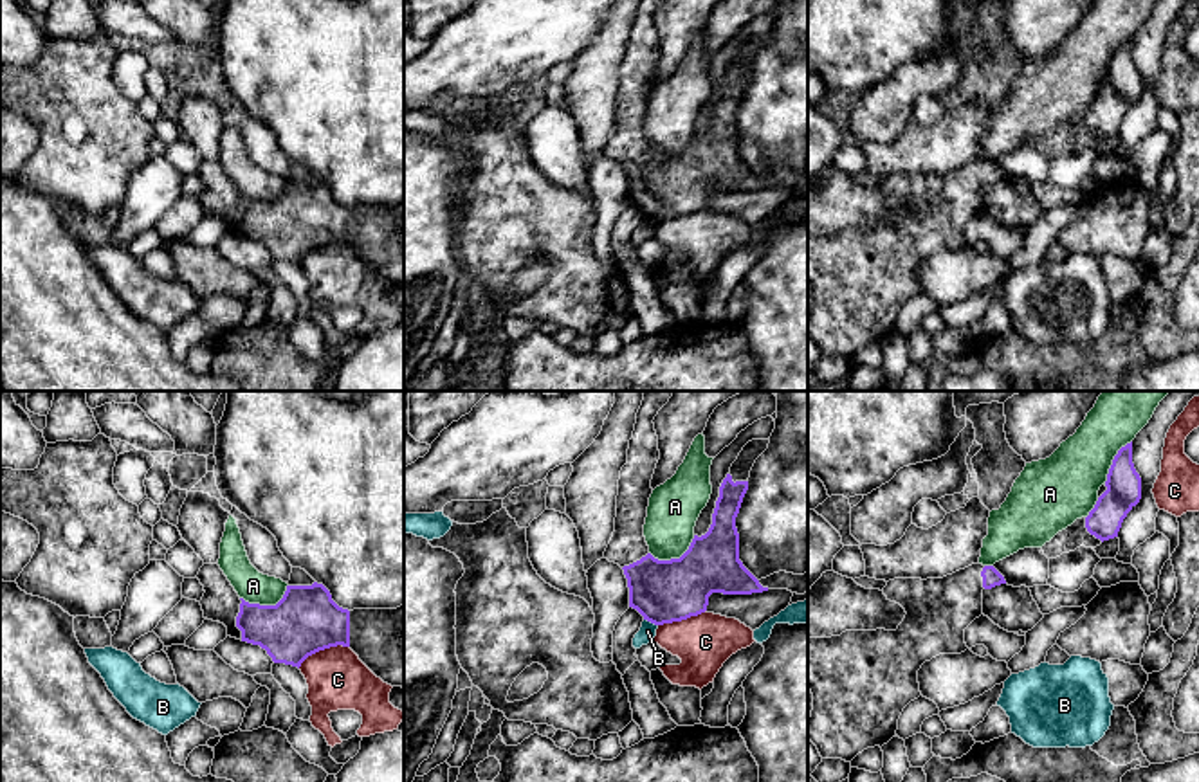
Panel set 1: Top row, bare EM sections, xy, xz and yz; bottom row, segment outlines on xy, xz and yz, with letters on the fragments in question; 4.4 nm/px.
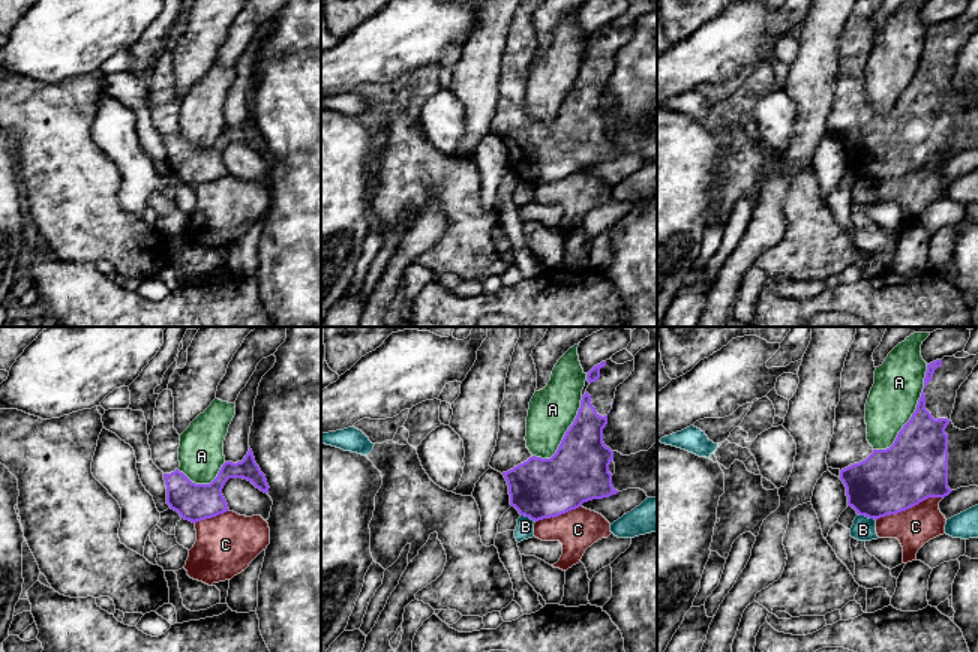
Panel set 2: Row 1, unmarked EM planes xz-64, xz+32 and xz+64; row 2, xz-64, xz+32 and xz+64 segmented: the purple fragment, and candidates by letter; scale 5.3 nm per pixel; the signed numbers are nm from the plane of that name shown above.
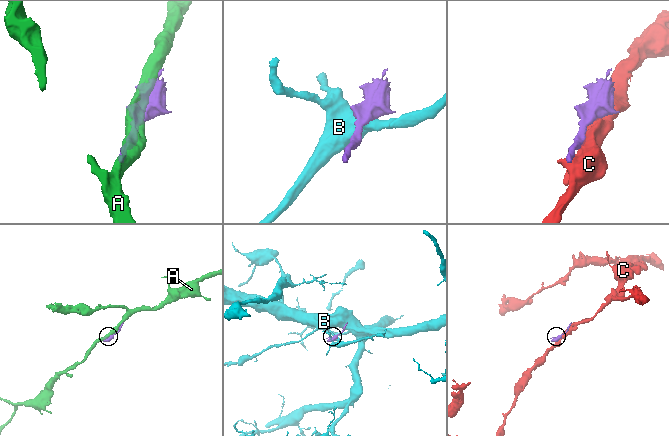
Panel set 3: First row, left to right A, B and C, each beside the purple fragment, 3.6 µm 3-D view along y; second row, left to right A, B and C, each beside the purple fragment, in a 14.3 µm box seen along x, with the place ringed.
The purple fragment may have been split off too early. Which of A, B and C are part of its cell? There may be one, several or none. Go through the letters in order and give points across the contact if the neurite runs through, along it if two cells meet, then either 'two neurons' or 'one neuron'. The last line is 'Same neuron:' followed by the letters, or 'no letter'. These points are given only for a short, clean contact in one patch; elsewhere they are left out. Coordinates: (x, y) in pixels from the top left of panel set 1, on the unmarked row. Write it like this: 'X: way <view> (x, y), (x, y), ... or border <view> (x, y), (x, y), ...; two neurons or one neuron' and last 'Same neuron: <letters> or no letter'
A: two neurons
B: border xz (644, 215), (657, 222); two neurons
C: two neurons
Same neuron: no letter

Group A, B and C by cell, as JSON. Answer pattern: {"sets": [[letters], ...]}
{"sets": [["A"], ["B"], ["C"]]}

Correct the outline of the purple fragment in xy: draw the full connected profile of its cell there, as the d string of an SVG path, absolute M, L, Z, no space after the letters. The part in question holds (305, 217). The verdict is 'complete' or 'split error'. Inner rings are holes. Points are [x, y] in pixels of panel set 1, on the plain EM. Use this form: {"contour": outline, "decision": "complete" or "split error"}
{"contour": "M204 160L197 171L204 182L200 196L204 214L227 223L227 232L260 241L274 259L301 263L301 259L330 243L350 243L359 256L384 279L404 285L404 202L397 205L343 205L330 187L312 182L287 182L276 202L249 200L238 193L218 160Z", "decision": "split error"}

